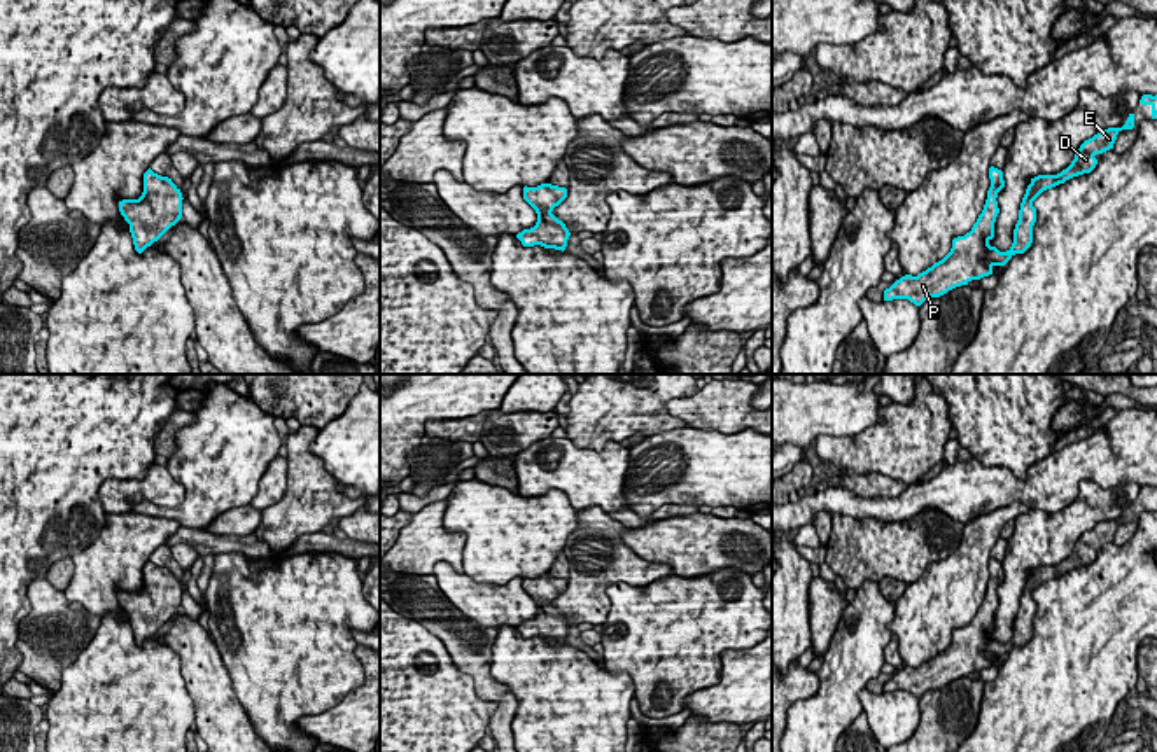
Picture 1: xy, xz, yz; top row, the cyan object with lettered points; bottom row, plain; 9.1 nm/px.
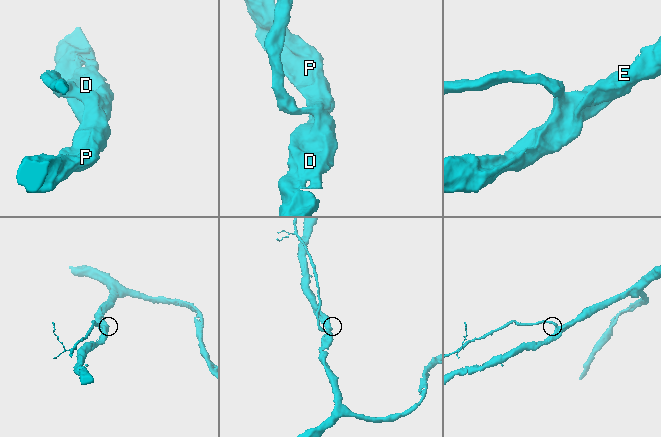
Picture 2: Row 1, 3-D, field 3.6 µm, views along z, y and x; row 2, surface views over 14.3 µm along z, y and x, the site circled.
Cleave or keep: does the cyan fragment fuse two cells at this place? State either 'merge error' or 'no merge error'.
no merge error

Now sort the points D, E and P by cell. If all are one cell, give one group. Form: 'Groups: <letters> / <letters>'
Groups: D E P

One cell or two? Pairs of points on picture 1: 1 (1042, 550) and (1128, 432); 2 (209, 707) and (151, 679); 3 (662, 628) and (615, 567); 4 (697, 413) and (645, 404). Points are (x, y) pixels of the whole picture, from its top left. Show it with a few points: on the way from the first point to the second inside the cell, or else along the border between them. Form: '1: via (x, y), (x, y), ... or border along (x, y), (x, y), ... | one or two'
1: border along (1133, 481), (1108, 488), (1084, 480), (1061, 509) | two
2: border along (179, 658), (179, 672), (193, 705), (195, 724) | two
3: border along (667, 574), (641, 586), (613, 583), (606, 618) | two
4: border along (697, 392), (673, 397), (667, 413) | two

